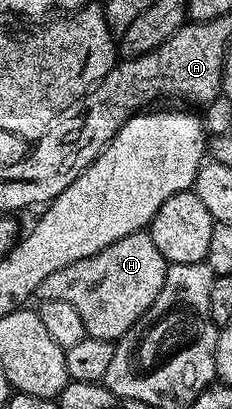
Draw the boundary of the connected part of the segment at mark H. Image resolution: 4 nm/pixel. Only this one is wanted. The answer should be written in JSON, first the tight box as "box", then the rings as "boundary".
{"box":[38,233,169,343],"boundary":[[[151,233],[131,234],[86,260],[54,272],[54,276],[46,276],[38,294],[45,302],[66,300],[71,304],[82,316],[87,337],[115,343],[158,300],[169,265],[155,247]]]}

